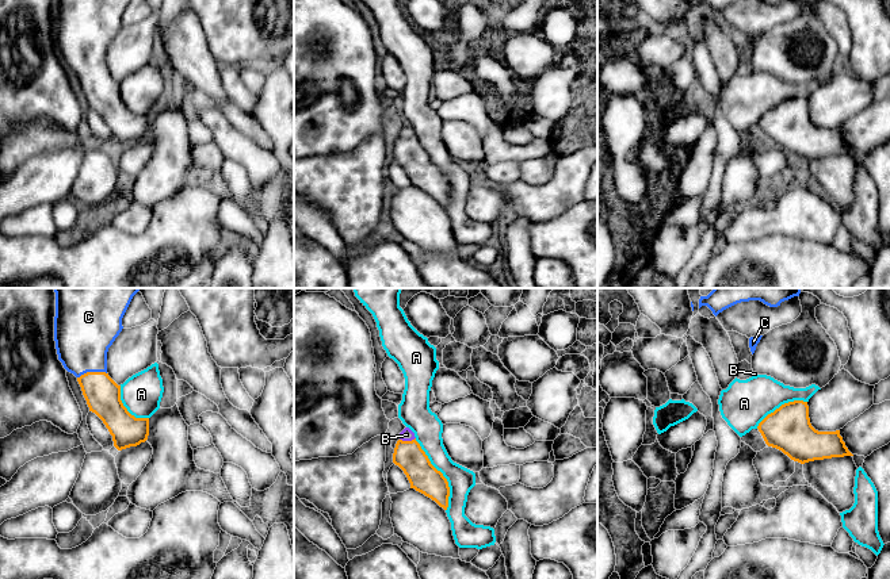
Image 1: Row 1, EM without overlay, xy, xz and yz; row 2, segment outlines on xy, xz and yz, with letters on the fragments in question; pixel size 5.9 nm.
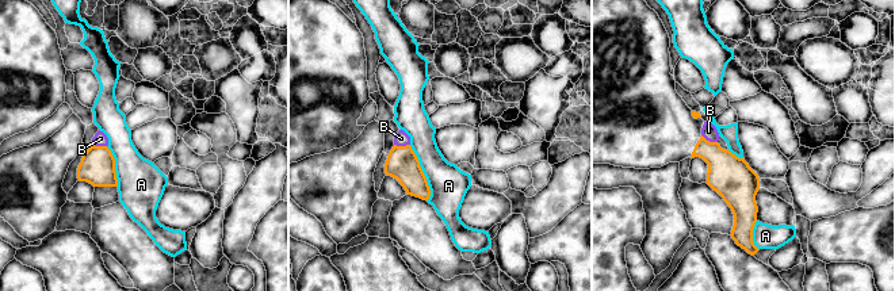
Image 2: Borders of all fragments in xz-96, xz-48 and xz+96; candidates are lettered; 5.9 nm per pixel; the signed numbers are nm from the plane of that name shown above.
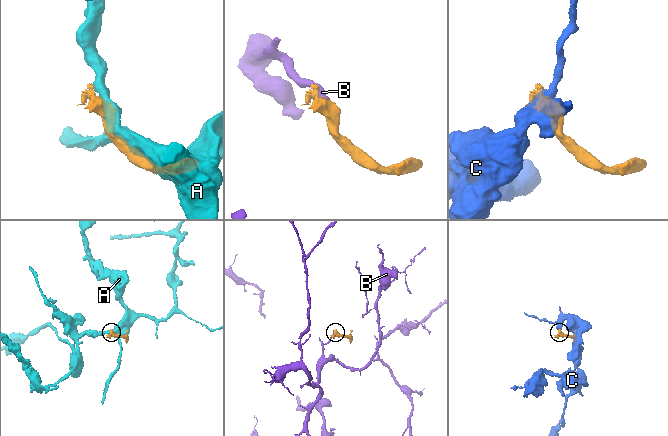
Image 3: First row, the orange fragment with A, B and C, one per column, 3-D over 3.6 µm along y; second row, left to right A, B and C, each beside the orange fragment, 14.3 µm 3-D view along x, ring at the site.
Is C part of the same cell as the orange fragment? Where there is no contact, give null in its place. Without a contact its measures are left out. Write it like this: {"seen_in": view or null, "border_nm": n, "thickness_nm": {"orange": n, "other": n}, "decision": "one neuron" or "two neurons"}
{"seen_in": "xy", "border_nm": 180, "thickness_nm": {"orange": 200, "other": 360}, "decision": "one neuron"}

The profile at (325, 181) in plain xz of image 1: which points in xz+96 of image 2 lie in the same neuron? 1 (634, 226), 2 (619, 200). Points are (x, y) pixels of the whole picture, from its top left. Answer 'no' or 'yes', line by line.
1: no
2: no

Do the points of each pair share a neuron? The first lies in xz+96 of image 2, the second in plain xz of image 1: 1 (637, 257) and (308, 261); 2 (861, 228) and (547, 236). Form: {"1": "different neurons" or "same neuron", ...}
{"1": "different neurons", "2": "same neuron"}

